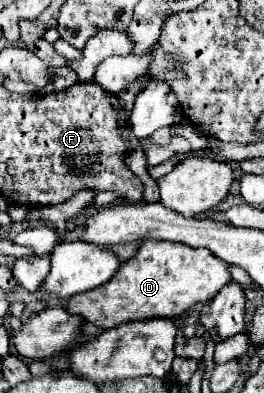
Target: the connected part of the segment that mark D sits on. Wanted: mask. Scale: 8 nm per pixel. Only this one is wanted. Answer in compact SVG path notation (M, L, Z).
M142 241L138 253L122 263L114 279L92 291L70 297L67 311L102 329L144 319L176 319L184 317L198 303L214 299L230 281L230 265L210 255L206 249L192 249L170 241Z

